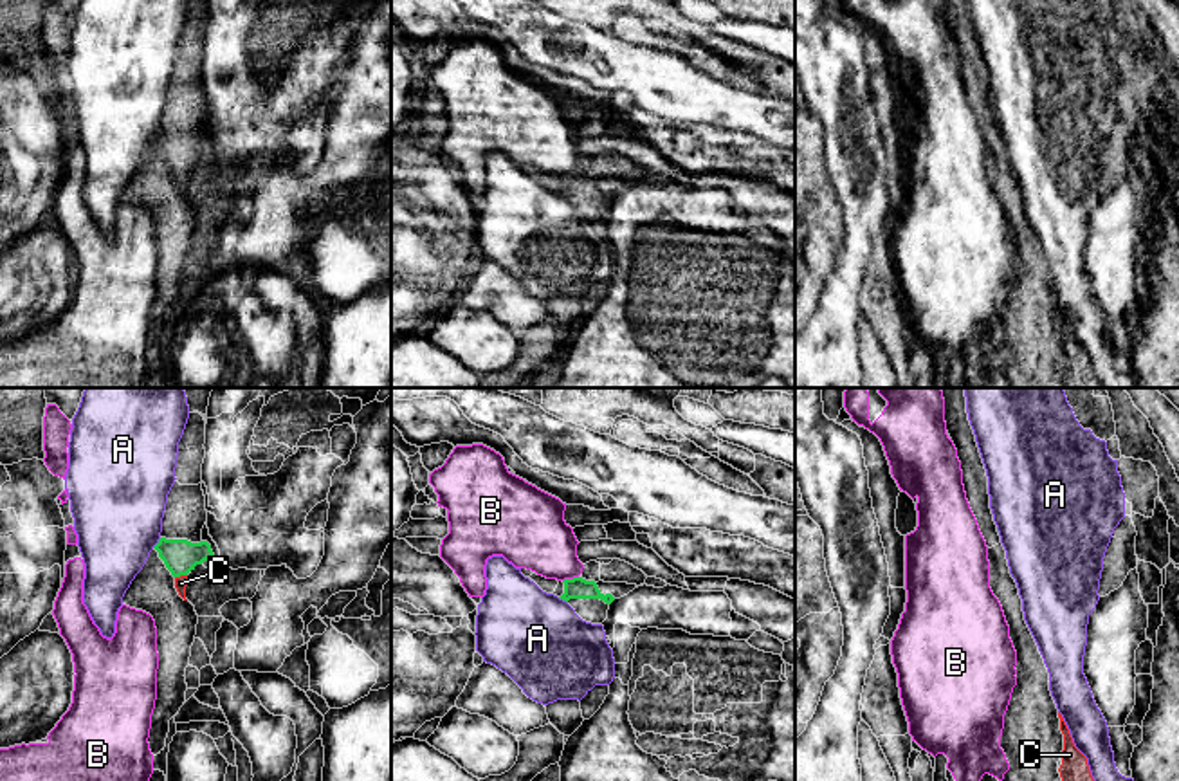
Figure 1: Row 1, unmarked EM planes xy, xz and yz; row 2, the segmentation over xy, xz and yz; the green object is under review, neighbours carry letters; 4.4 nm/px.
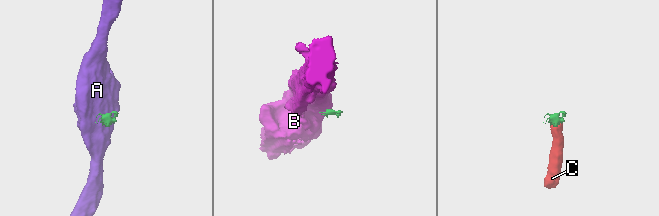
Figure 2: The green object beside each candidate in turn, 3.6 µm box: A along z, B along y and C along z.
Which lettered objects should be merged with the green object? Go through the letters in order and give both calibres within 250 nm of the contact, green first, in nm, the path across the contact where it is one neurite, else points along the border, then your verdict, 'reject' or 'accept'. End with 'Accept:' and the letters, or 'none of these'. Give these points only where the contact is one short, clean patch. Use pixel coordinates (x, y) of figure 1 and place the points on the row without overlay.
A: 160 nm thick on the green side, 420 nm on the other; border along xy (161, 134), (152, 143); reject
B: 100 nm thick on the green side, 300 nm on the other; border along xz (577, 172), (563, 177); reject
C: 160 nm thick on the green side, 60 nm on the other; accept
Accept: C

